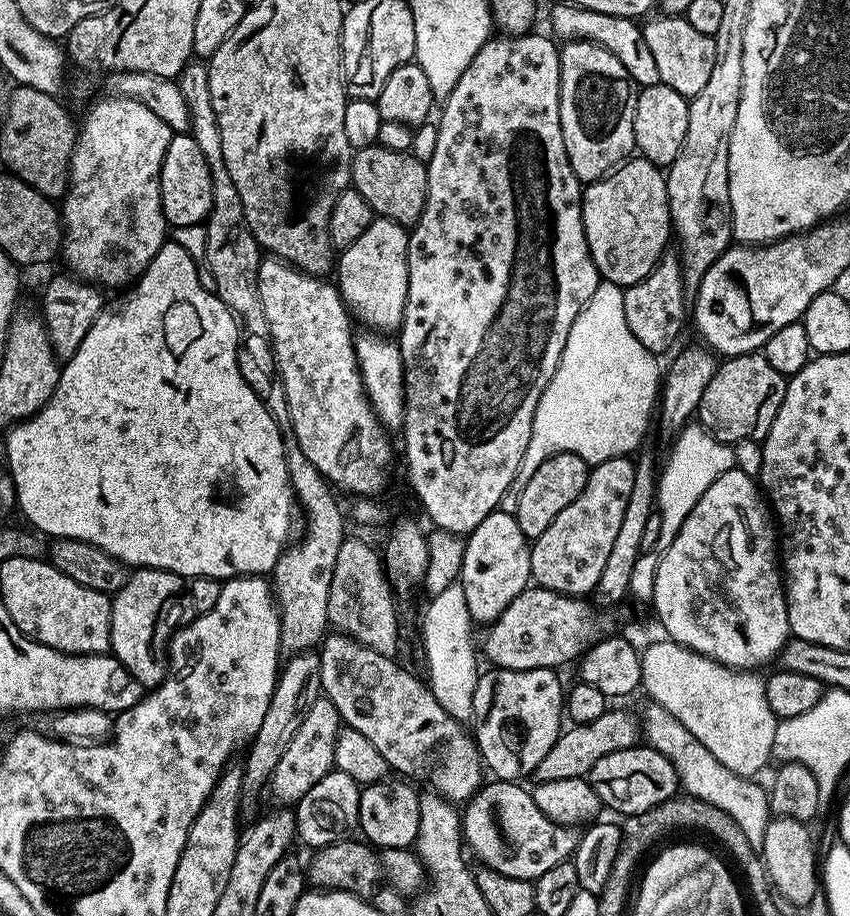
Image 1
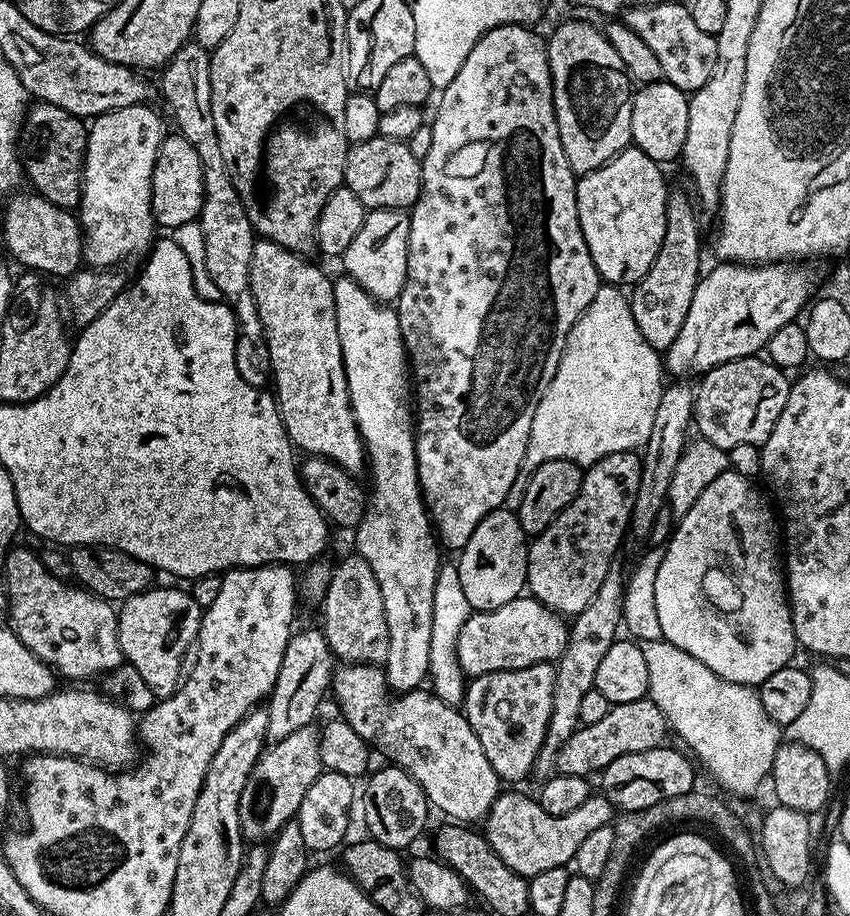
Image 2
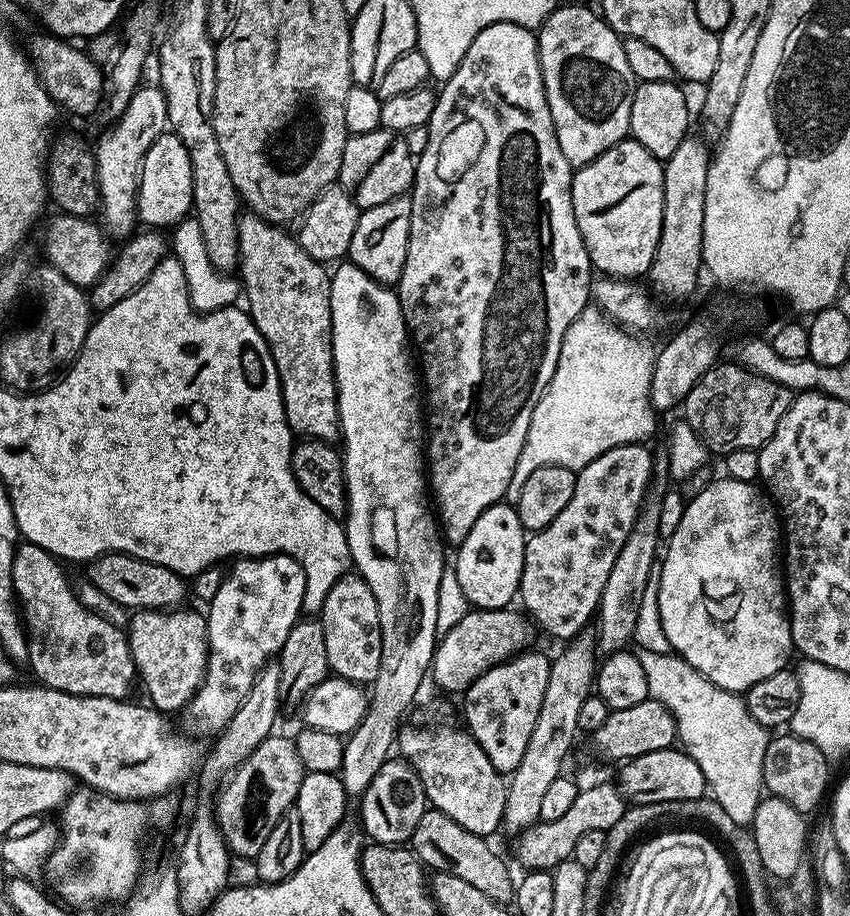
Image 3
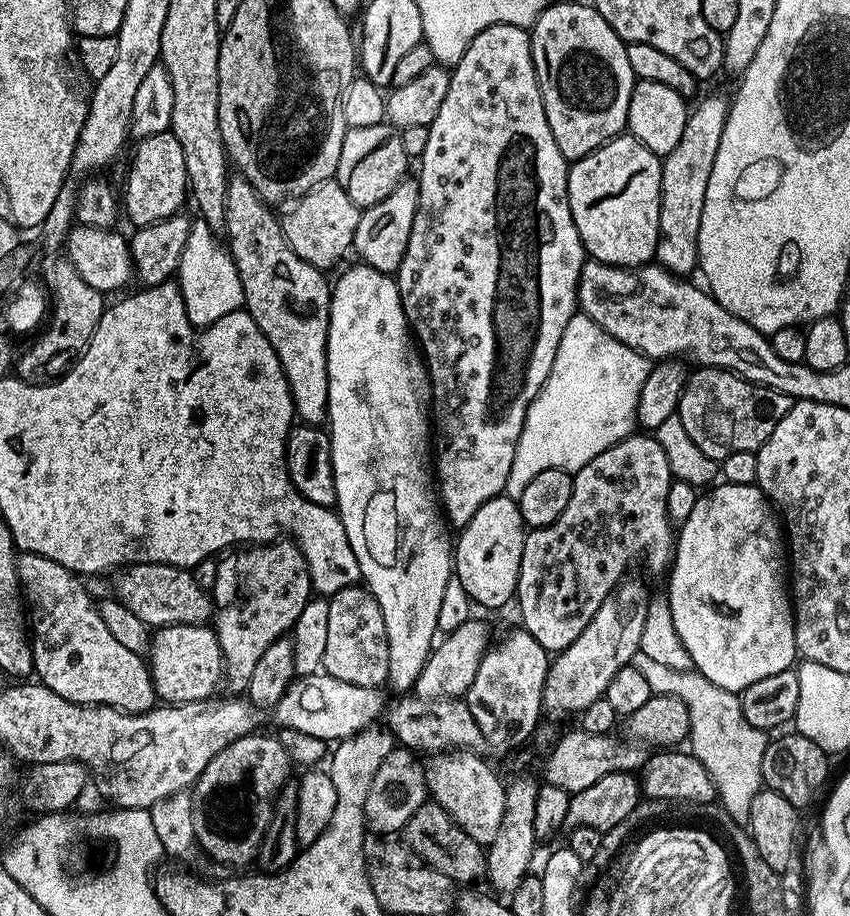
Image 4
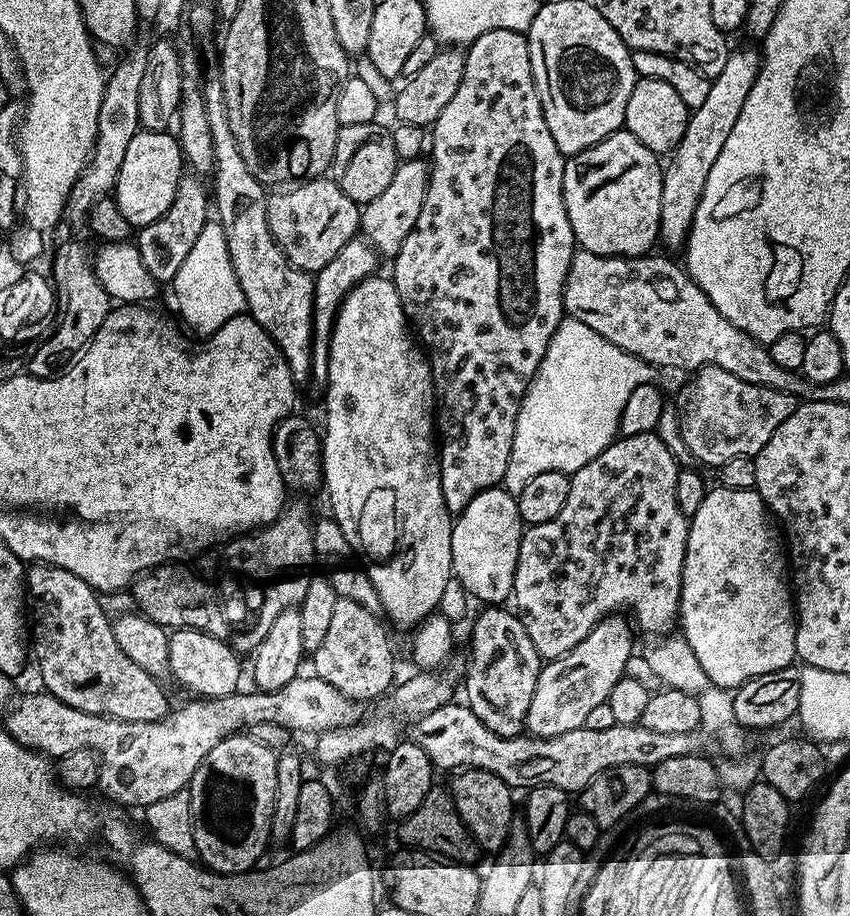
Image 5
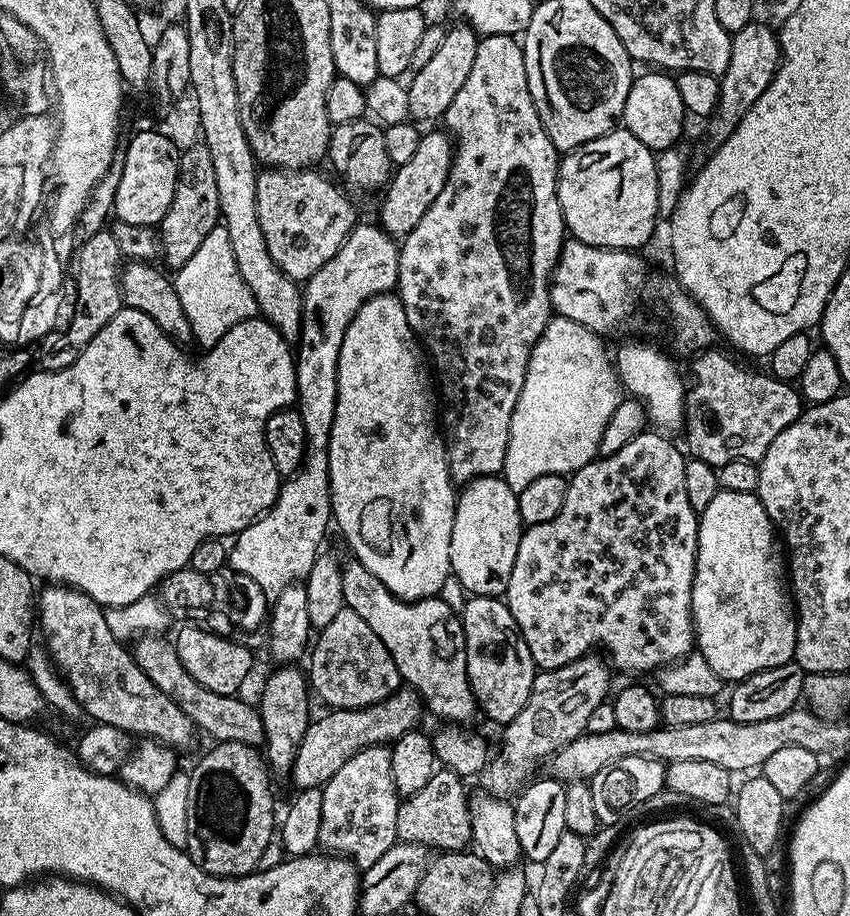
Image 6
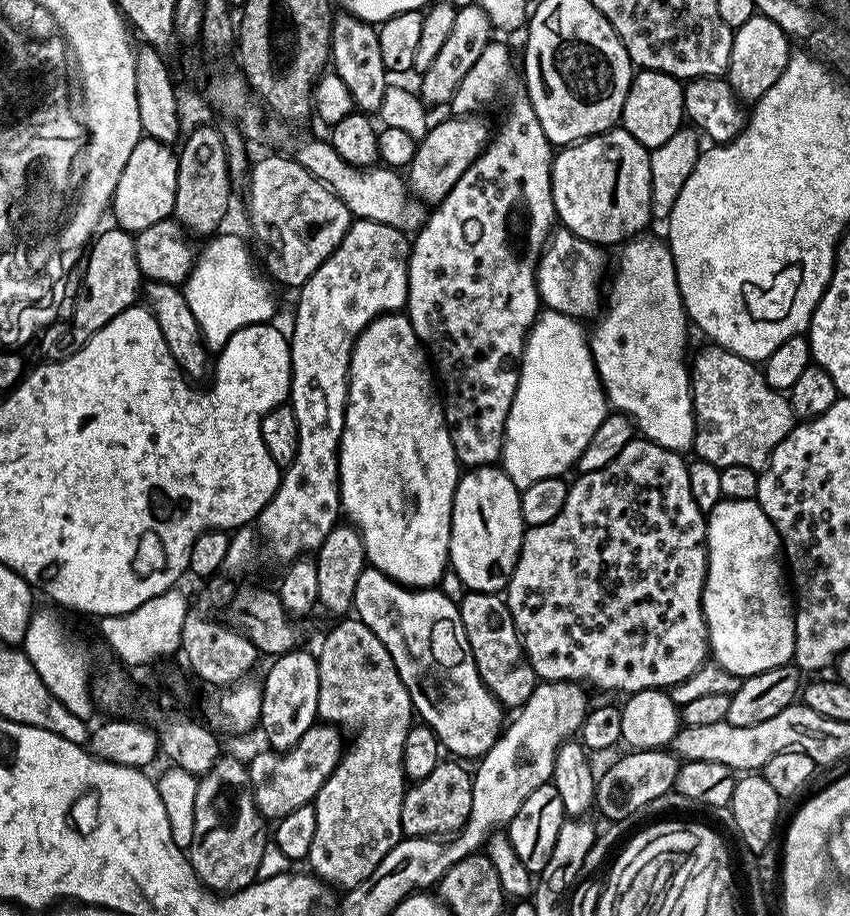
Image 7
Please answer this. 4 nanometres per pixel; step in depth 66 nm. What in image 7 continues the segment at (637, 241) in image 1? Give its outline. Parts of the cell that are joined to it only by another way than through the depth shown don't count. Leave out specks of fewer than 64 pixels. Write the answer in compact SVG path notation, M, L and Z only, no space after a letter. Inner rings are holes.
M620 126L611 128L600 136L581 140L579 144L561 147L552 158L552 197L557 221L578 238L601 246L620 246L641 235L647 229L644 227L653 219L649 153L649 149L643 148Z

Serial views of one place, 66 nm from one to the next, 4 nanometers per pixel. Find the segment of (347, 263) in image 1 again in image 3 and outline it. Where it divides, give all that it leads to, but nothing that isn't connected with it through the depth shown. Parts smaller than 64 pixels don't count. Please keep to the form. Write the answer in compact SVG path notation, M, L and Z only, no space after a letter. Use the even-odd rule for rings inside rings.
M407 195L382 202L373 208L365 208L358 218L354 238L350 238L347 259L358 265L370 278L382 284L395 286L400 282L402 266L406 266L406 246L410 242L411 199Z

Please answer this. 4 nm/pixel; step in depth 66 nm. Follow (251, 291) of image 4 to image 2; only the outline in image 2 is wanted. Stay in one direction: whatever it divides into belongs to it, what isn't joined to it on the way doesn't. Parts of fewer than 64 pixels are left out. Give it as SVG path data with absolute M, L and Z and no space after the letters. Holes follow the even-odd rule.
M263 238L257 239L254 245L254 254L250 258L250 290L254 294L254 302L258 306L258 318L262 318L264 327L264 342L268 345L267 363L272 363L272 372L276 375L276 388L274 395L276 403L280 409L280 417L284 423L284 429L288 432L288 438L292 441L297 449L300 448L302 453L308 456L324 456L332 460L337 466L342 467L351 474L358 473L360 467L365 467L366 453L364 451L364 440L360 437L360 431L356 425L356 419L352 413L352 399L348 389L348 379L344 369L344 359L342 358L342 342L338 336L338 318L336 317L336 303L334 302L334 290L332 289L333 281L328 280L328 276L316 264L311 264L311 259L305 258L301 253L291 252L282 246L278 246L272 240Z

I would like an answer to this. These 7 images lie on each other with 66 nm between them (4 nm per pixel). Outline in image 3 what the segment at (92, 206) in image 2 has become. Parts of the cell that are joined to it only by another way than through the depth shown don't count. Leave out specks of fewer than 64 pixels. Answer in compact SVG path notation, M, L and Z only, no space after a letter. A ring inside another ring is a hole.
M159 86L137 88L126 110L122 115L115 117L113 124L116 125L94 144L98 220L109 237L128 238L133 235L138 224L136 186L144 155L146 150L150 150L150 146L168 128L168 111L164 91Z

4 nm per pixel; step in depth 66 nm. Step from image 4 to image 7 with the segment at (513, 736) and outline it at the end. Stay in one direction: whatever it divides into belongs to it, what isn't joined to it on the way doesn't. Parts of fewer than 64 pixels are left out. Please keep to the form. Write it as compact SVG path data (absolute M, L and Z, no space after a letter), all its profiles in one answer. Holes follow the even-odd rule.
M465 591L458 603L466 642L470 642L480 680L505 709L520 709L536 688L538 677L526 658L505 597L495 592Z

